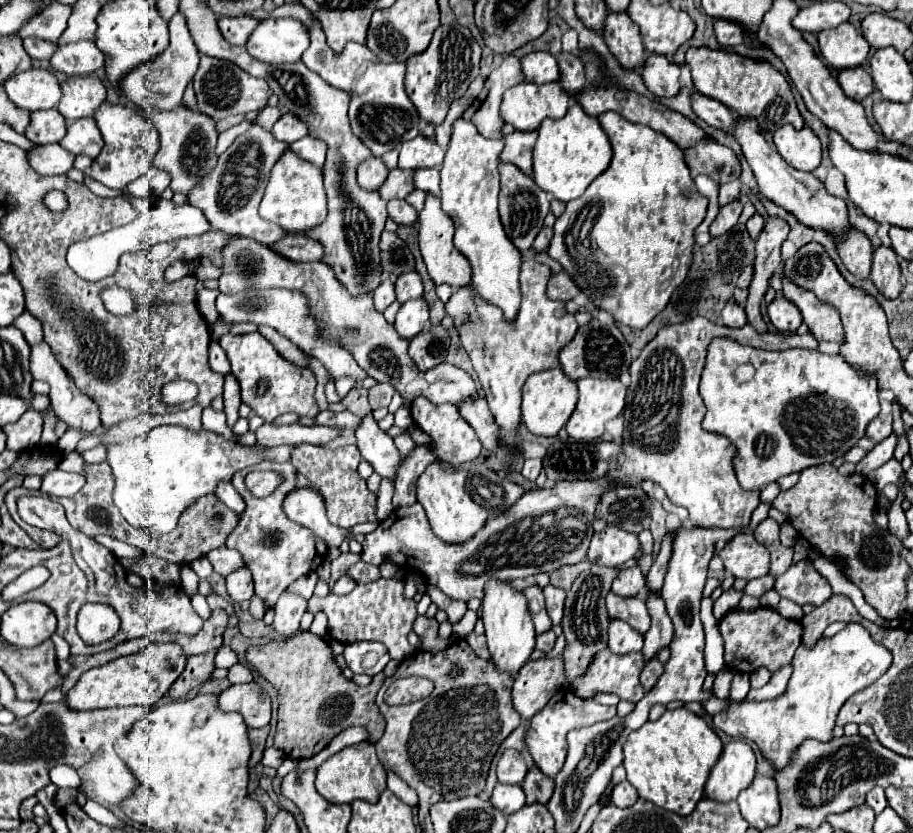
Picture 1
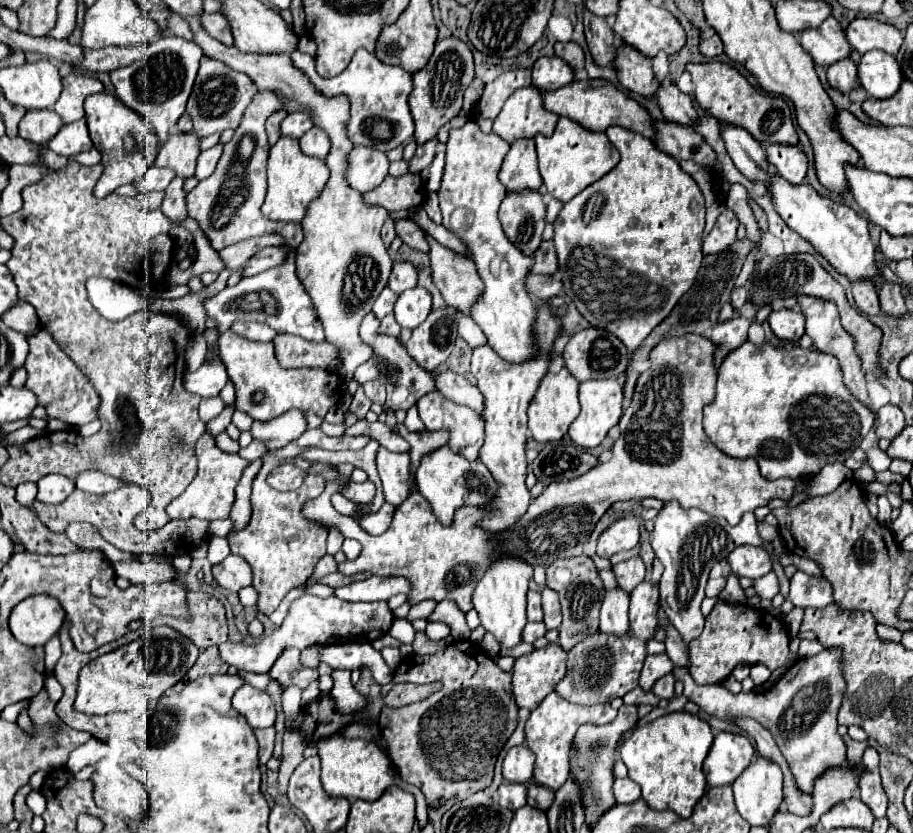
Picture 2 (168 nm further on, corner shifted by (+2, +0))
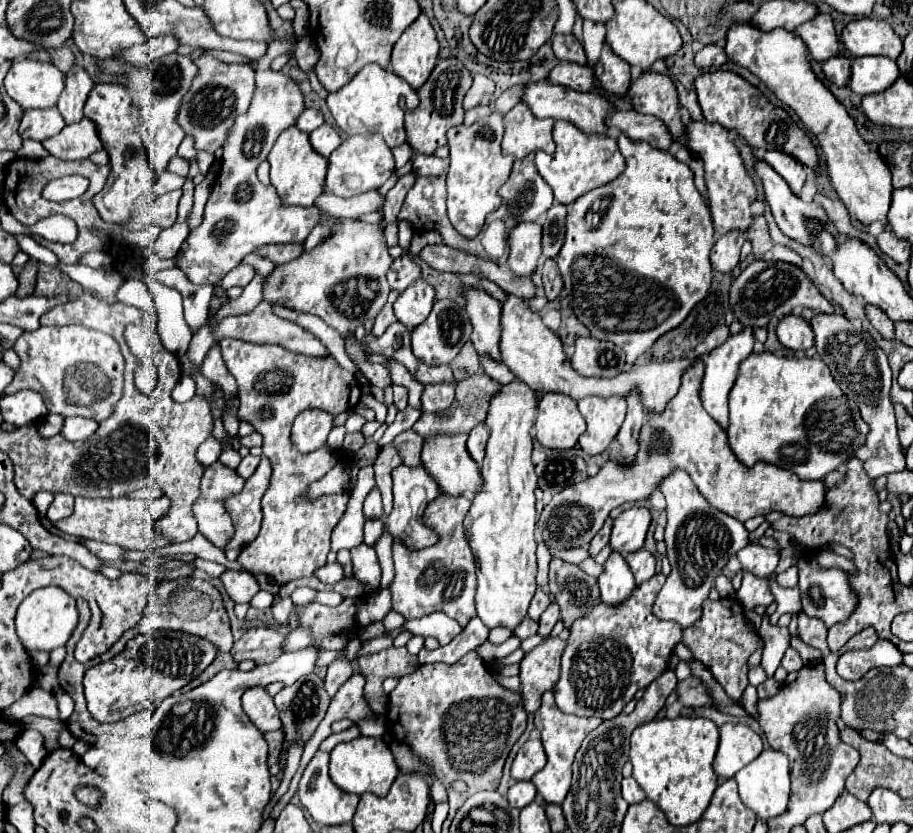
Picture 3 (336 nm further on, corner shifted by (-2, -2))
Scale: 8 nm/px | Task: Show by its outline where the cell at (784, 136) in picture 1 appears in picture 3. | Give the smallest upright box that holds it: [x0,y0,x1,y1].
[764,150,806,194]

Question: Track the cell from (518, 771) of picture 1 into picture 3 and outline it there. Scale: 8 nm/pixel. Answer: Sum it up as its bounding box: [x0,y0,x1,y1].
[512,740,546,780]

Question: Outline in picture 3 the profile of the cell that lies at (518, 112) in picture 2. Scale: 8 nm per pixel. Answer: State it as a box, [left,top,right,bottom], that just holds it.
[502,102,554,158]

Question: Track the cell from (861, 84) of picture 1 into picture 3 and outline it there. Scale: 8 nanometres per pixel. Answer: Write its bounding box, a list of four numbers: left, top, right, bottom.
[822,54,852,86]

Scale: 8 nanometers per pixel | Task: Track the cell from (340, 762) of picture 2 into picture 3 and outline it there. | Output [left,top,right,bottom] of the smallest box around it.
[330,736,398,796]

